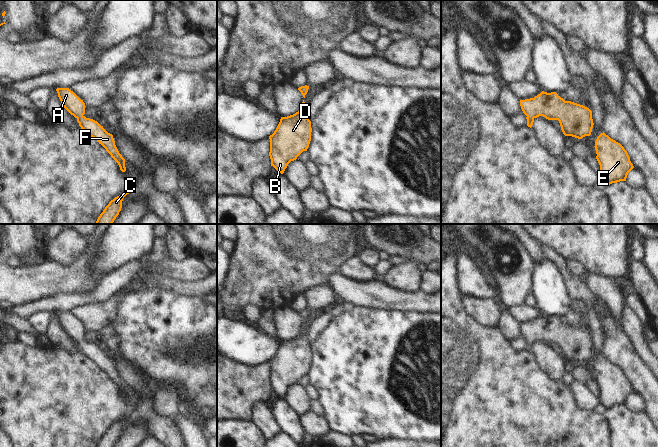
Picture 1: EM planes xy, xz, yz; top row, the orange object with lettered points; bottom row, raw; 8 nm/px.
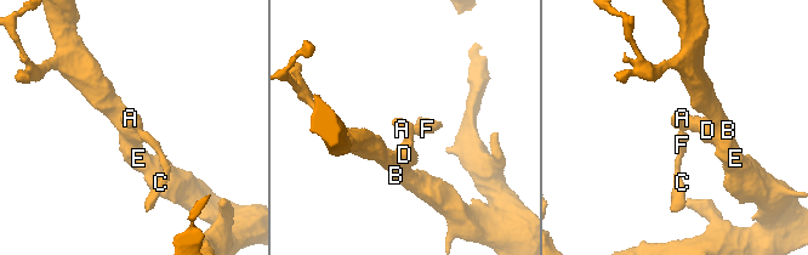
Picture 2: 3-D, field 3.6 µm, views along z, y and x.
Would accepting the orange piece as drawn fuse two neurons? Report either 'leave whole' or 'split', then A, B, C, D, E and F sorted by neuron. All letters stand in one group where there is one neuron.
leave whole | A B C D E F

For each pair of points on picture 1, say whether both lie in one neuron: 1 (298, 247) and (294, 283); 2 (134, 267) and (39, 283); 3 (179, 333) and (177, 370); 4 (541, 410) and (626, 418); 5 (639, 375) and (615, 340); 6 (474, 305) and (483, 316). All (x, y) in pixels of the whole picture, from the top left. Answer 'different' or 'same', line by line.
1: same
2: different
3: same
4: different
5: same
6: same

